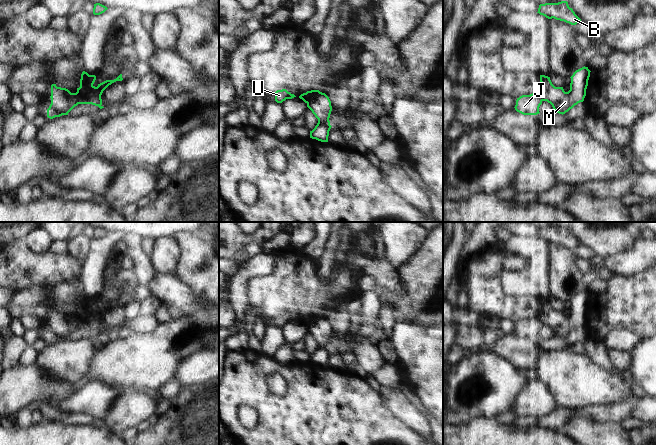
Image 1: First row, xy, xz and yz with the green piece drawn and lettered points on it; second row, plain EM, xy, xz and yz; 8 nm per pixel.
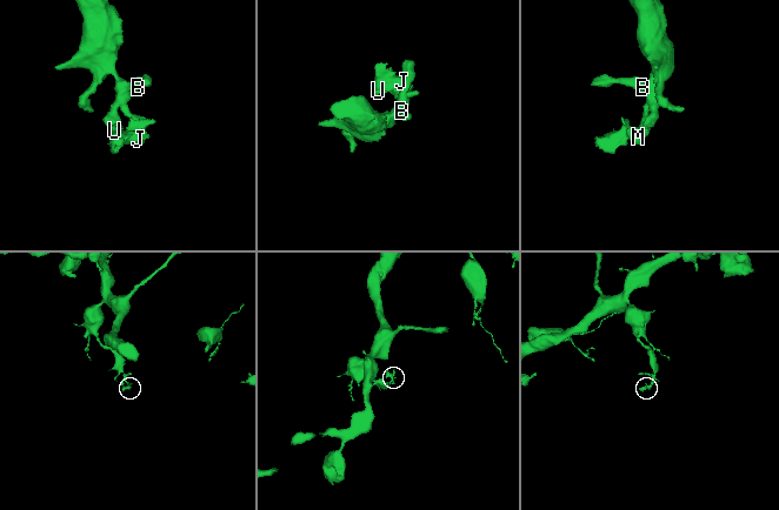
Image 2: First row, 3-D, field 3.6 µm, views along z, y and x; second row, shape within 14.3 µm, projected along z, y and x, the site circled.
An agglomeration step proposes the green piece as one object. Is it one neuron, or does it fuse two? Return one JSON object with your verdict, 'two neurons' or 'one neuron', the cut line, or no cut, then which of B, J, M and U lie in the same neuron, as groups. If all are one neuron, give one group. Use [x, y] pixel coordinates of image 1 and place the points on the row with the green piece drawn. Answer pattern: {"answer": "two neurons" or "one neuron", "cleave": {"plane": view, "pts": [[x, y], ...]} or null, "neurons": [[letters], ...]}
{"answer": "two neurons", "cleave": {"plane": "xy", "pts": [[93, 86], [93, 94], [96, 97], [100, 97]]}, "neurons": [["B", "M"], ["J", "U"]]}

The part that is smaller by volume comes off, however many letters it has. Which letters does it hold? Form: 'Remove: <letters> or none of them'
Remove: J, U

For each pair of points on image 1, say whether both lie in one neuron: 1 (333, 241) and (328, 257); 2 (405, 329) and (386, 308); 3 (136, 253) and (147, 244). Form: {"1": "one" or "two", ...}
{"1": "one", "2": "two", "3": "two"}

